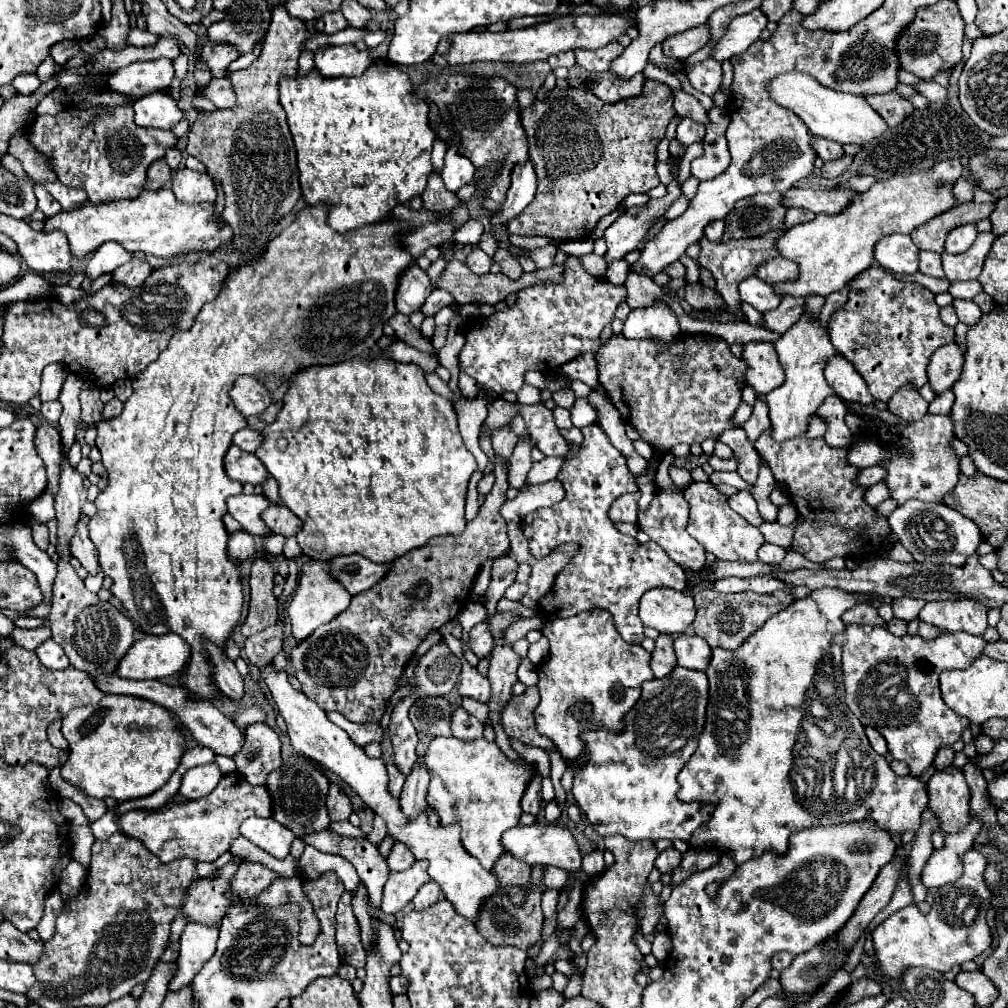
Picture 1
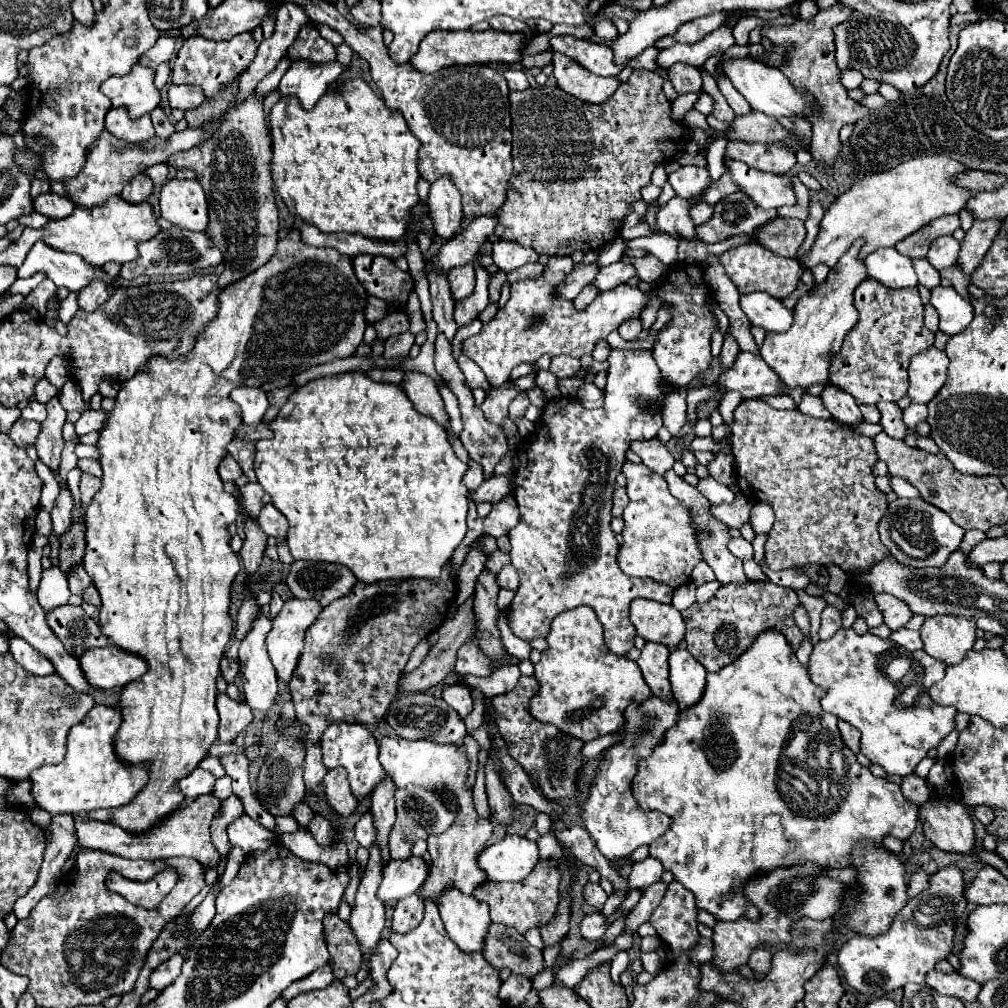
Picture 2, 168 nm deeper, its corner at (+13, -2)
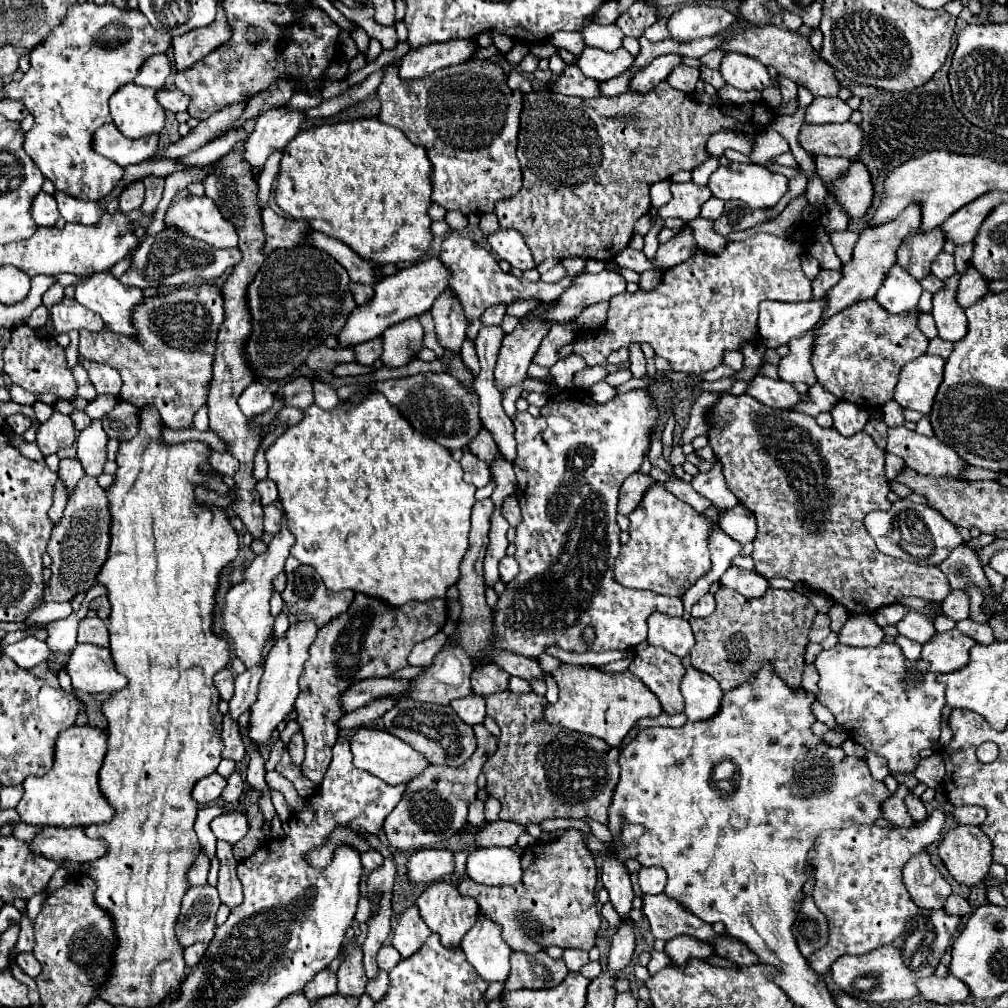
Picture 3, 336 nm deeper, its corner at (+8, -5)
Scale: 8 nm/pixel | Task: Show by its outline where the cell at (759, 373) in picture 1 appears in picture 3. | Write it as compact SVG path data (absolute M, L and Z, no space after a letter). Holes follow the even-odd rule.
M756 374L746 388L746 394L760 400L762 404L770 408L792 408L796 402L804 400L806 396L800 396L790 382L784 382L780 378L768 378L764 374Z

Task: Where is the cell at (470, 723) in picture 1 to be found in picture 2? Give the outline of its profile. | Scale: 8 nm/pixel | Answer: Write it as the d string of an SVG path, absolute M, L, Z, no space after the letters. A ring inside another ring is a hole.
M467 737L467 739L465 739L465 751L467 752L470 762L469 775L466 784L468 788L473 789L479 764L479 745L477 745L477 741L475 741L473 737Z

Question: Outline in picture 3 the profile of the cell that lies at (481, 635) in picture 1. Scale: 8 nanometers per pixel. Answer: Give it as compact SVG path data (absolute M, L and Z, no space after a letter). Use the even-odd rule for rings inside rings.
M474 662L472 670L472 690L478 696L488 696L492 692L500 692L508 688L508 674L498 668L496 664L484 664L484 662Z

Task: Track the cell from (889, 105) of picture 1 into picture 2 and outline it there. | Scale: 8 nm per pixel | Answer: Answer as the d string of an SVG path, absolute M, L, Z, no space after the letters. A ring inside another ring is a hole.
M833 5L829 9L819 11L813 21L803 21L797 19L791 25L775 25L775 27L763 27L761 37L769 39L773 45L787 47L787 55L781 63L783 75L795 83L795 87L807 87L811 95L815 95L815 103L819 103L819 119L811 123L813 129L813 139L811 139L811 155L817 161L823 163L833 163L835 155L841 149L839 141L839 129L847 123L857 123L861 117L867 115L867 109L855 103L853 99L847 97L847 89L839 83L839 69L835 65L835 45L833 45L833 27L847 21L851 15L849 7Z

